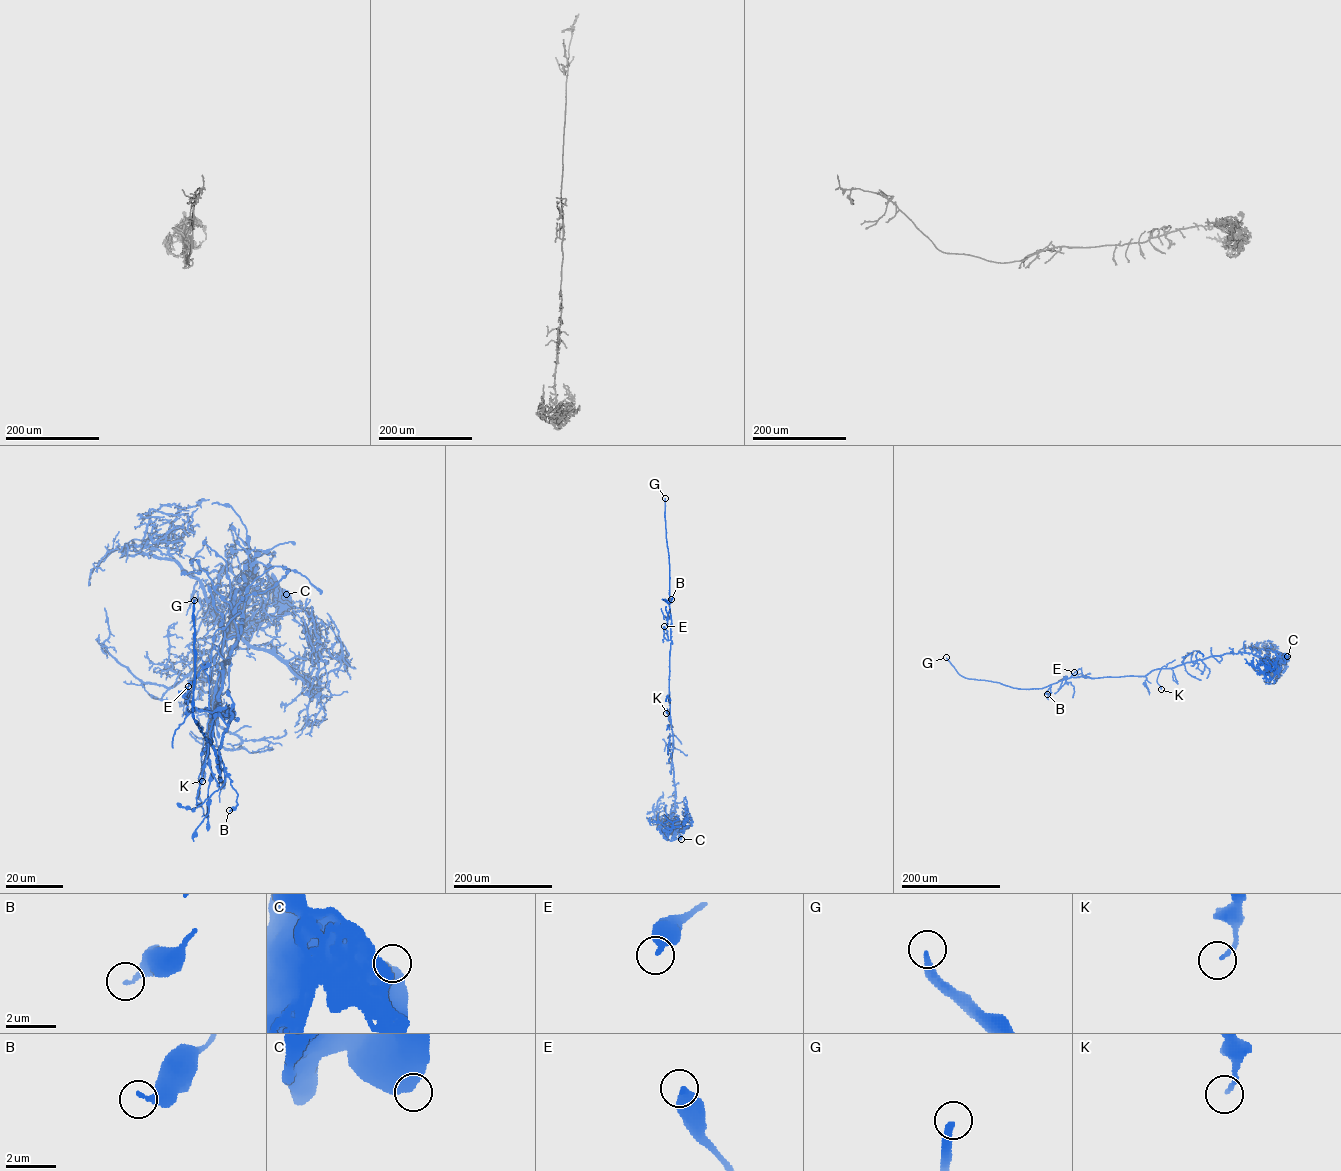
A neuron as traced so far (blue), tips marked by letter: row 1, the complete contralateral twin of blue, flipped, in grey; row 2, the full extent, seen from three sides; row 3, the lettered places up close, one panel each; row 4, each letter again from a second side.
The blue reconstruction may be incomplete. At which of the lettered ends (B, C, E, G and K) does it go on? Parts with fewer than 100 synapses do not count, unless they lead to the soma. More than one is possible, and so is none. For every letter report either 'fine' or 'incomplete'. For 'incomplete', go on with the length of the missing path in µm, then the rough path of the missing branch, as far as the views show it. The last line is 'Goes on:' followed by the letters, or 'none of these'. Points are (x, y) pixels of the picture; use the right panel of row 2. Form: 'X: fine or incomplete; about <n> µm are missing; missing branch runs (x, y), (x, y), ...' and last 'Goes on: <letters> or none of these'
B: fine
C: fine
E: fine
G: incomplete; about 170 µm are missing; missing branch runs (946, 657), (922, 632), (908, 645)
K: fine
Goes on: G

